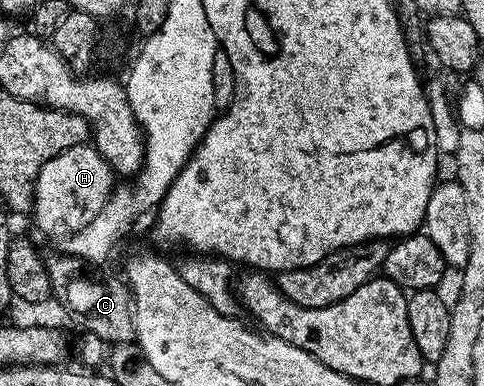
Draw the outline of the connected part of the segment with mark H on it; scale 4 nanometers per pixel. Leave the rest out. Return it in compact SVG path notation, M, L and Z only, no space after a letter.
M94 144L74 145L41 167L35 180L35 200L33 214L39 229L51 233L58 225L64 225L67 231L85 227L105 207L117 185L117 174L110 163L101 156Z

